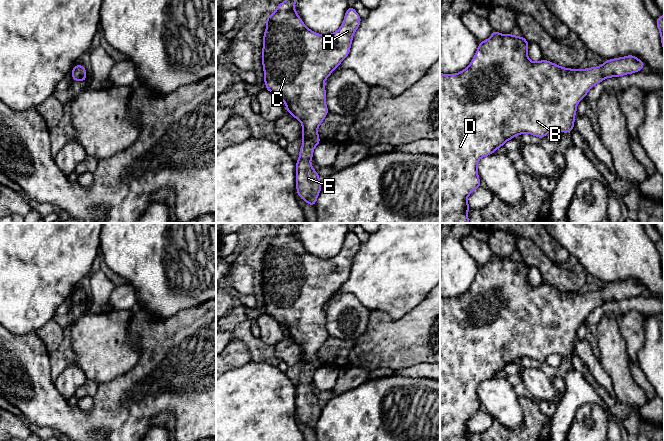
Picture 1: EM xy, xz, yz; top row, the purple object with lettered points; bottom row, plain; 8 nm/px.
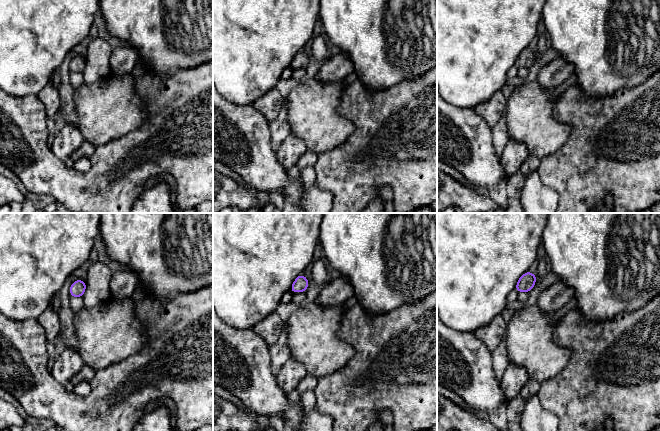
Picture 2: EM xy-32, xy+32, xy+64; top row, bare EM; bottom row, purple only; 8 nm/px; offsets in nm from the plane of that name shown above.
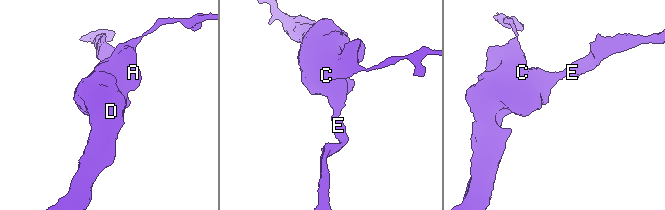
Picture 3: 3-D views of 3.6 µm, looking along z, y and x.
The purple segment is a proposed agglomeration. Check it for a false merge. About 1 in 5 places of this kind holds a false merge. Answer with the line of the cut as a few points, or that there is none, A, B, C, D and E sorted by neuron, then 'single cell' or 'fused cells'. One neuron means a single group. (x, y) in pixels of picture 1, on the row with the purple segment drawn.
cut none; groups A B C D E; single cell

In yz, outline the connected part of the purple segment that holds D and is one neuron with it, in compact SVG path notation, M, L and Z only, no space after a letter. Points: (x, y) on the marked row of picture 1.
M493 30L489 39L479 42L477 52L467 68L457 74L440 73L440 223L469 223L467 211L470 206L467 203L467 197L478 187L482 186L478 176L477 165L480 158L493 154L499 147L504 146L505 142L513 139L515 136L529 133L538 138L545 138L551 130L559 130L562 133L571 132L574 129L575 114L578 102L586 96L588 91L597 83L601 83L605 78L620 77L626 74L641 71L646 65L642 60L634 55L606 60L601 66L587 69L569 69L563 68L546 59L539 62L532 62L527 56L529 43L523 37L501 33Z

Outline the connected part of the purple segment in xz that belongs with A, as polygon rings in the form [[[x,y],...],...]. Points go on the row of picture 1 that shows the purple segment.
[[[285,0],[277,5],[273,14],[268,17],[265,16],[267,27],[264,32],[261,57],[264,70],[264,82],[266,84],[265,90],[270,91],[281,101],[284,101],[286,103],[286,111],[291,113],[295,119],[300,120],[302,123],[301,139],[303,140],[303,145],[300,148],[299,160],[296,161],[296,189],[301,199],[315,207],[322,183],[320,182],[317,171],[313,169],[310,160],[313,158],[314,148],[321,142],[317,129],[329,112],[326,106],[324,81],[349,55],[353,35],[358,29],[362,19],[356,10],[350,6],[345,13],[341,27],[335,33],[320,35],[305,26],[294,9],[296,1],[297,0]]]

